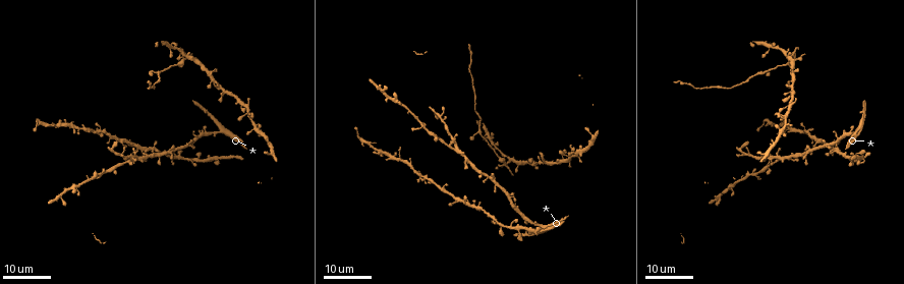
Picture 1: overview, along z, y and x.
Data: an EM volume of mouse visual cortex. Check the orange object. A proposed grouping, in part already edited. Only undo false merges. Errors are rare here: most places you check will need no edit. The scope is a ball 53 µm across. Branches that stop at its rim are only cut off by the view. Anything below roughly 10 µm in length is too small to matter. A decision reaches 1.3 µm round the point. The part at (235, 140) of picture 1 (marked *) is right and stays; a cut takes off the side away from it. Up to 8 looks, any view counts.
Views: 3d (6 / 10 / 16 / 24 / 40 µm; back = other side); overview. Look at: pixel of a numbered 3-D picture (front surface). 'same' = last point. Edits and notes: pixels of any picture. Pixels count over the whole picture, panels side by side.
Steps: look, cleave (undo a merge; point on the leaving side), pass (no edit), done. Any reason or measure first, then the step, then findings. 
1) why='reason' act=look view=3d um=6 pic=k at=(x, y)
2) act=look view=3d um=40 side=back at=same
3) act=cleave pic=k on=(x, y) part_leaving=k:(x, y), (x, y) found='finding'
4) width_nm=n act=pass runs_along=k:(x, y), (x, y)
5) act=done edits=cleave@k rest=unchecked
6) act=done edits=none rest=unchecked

why='sudden change in width' act=look view=3d um=24 pic=1 at=(784, 65)

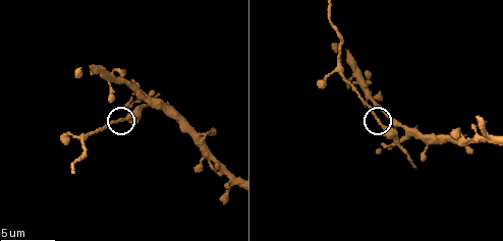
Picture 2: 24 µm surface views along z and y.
act=look view=3d um=10 pic=2 at=(382, 125)

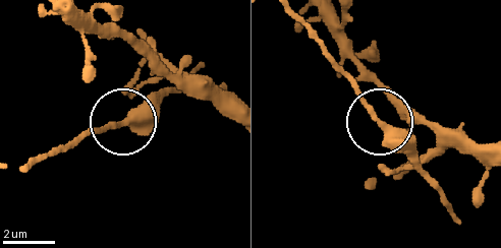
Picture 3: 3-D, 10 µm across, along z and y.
act=pass found='all the same neuron'

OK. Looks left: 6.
why='sudden change in width' act=look view=3d um=16 pic=2 at=(81, 141)

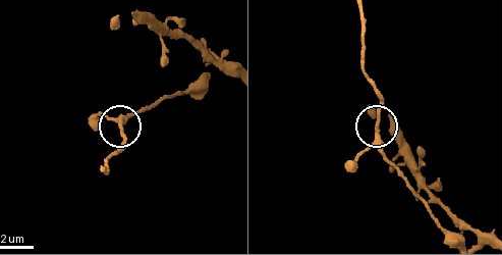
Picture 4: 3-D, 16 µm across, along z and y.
act=pass found='all the same neuron'

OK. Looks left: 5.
why='three arms meet' act=look view=3d um=16 pic=1 at=(743, 179)

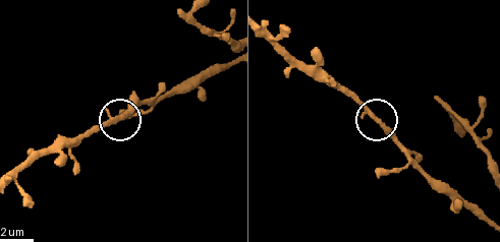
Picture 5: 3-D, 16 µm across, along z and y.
act=look view=3d um=10 pic=5 at=(380, 122)

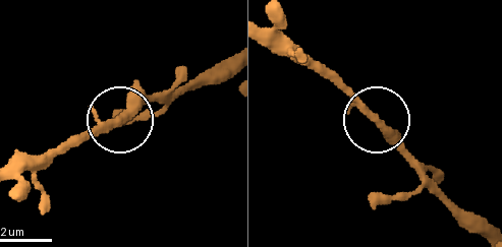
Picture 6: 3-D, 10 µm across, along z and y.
arms=3 act=pass found='all the same neuron'

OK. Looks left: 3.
why='three-way junction' act=look view=3d um=24 pic=1 at=(386, 94)

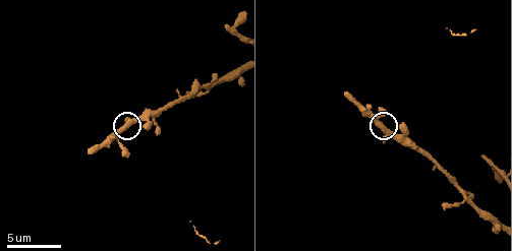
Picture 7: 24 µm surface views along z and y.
why='closer look' act=look view=3d um=6 pic=7 at=(128, 124)

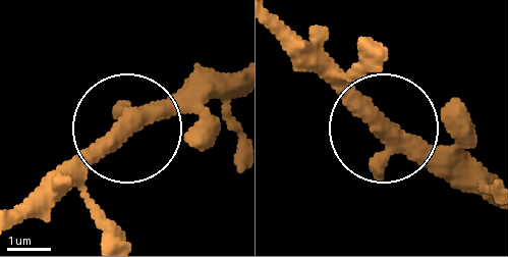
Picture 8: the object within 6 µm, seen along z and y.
act=pass runs_along=8:(488, 198), (400, 150), (317, 66) found='continuous, no second neuron'

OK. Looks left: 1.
act=done edits=none rest=unchecked

